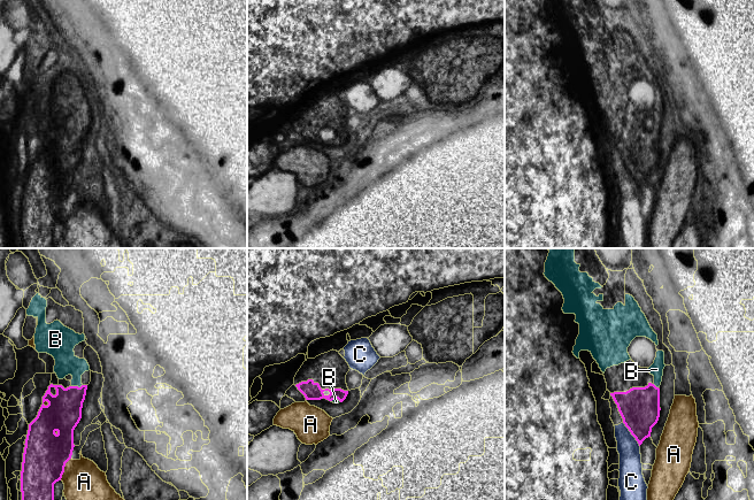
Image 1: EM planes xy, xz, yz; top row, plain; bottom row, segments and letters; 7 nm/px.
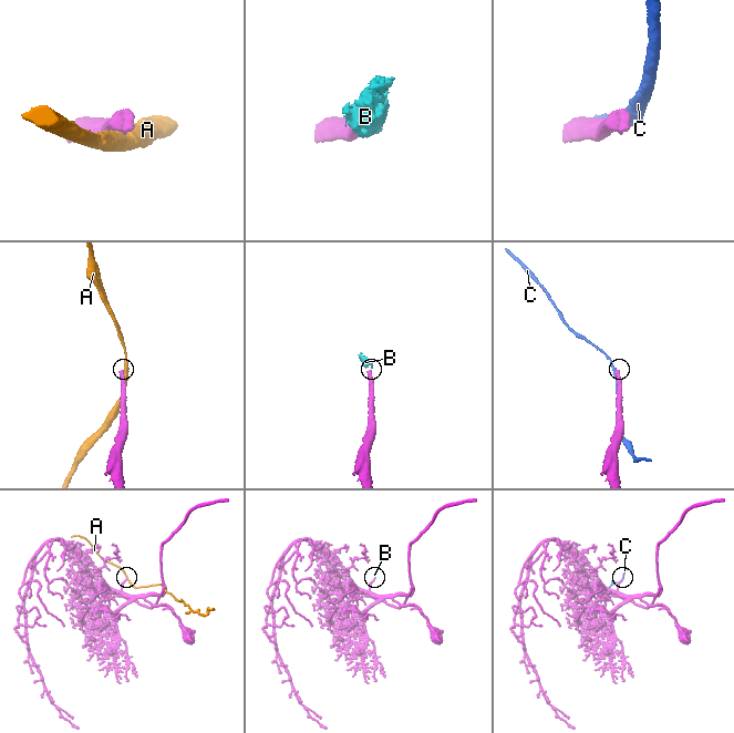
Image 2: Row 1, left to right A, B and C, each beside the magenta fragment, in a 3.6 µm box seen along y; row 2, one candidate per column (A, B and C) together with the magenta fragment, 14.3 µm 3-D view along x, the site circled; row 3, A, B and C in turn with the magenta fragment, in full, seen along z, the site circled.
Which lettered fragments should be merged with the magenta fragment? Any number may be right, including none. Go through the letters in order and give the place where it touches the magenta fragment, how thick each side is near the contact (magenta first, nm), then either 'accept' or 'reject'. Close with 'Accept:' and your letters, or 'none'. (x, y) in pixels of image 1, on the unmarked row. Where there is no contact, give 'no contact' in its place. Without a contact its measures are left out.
A: contact xy (63, 212); calibres 300 and 320 nm; reject
B: contact xy (76, 129); calibres 260 and 160 nm; accept
C: contact yz (631, 176); calibres 280 and 160 nm; reject
Accept: B

